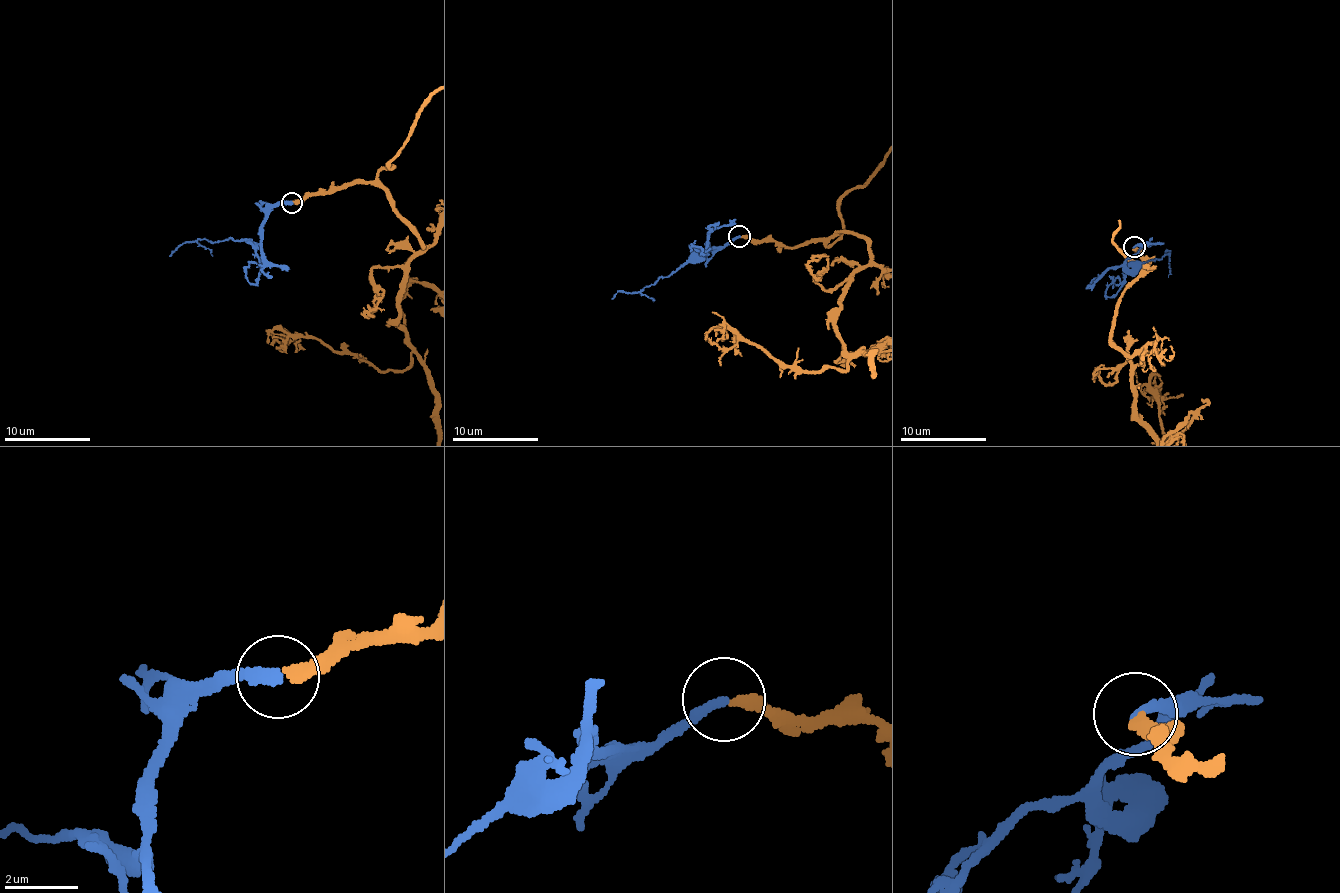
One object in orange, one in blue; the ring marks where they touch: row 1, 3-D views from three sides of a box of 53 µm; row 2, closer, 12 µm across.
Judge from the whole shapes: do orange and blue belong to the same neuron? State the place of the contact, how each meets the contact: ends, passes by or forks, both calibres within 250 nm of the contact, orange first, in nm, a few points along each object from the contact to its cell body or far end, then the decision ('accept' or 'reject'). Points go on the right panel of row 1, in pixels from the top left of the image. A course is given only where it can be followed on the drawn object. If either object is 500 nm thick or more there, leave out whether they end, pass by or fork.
at (1134, 246); orange ends there; blue ends there; 280 nm thick on the orange side, 260 nm on the other; blue runs (1134, 247), (1142, 247), (1125, 261), (1125, 267), (1130, 270), (1139, 261), (1169, 253), (1168, 250), (1168, 257); accept

